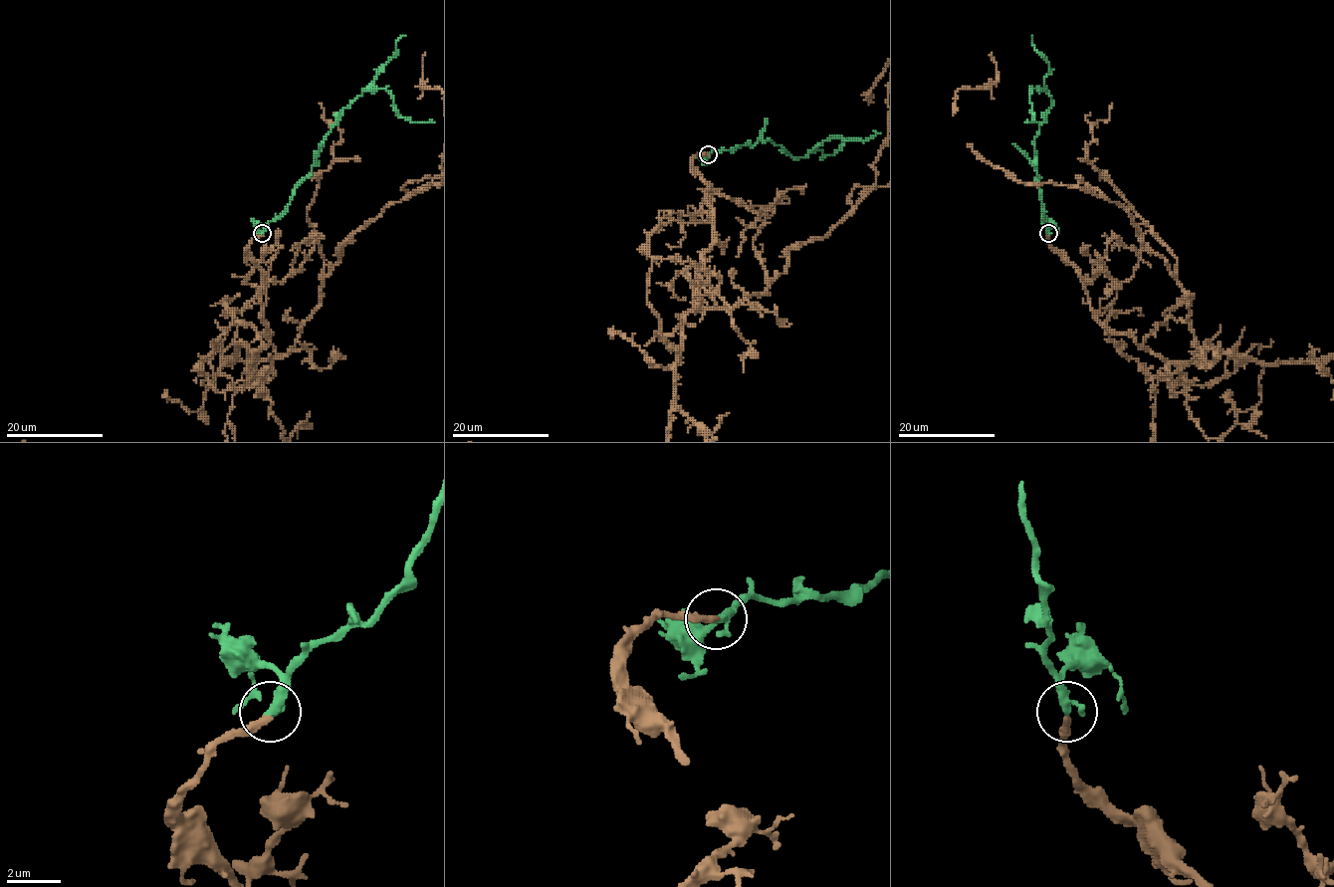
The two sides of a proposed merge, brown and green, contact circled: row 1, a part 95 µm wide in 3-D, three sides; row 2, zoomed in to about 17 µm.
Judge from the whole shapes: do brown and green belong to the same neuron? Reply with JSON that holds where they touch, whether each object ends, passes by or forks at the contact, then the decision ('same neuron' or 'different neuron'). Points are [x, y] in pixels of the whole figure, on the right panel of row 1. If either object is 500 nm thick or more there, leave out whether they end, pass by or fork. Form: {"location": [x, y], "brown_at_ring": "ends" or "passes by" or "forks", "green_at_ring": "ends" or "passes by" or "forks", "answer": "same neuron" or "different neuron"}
{"location": [1048, 233], "brown_at_ring": "ends", "green_at_ring": "ends", "answer": "same neuron"}

